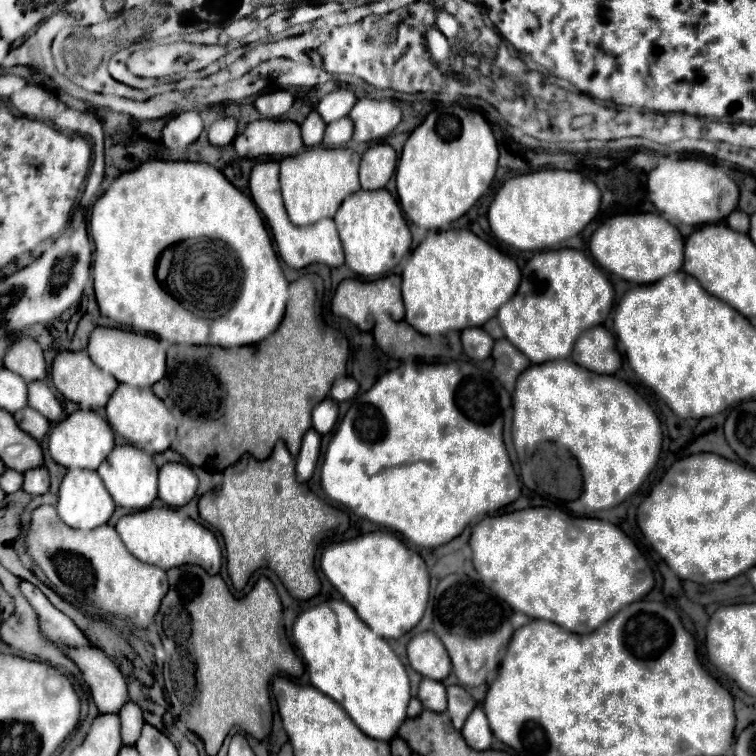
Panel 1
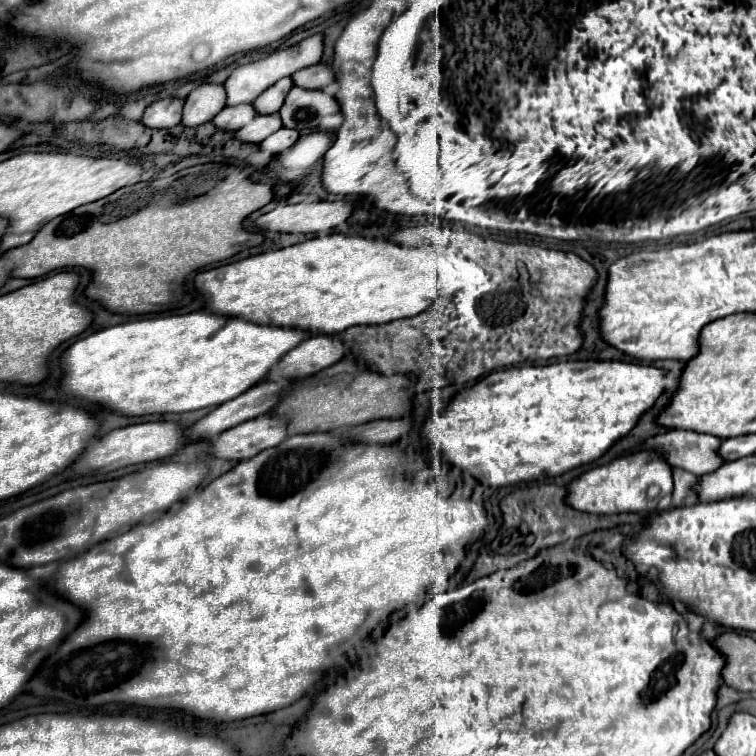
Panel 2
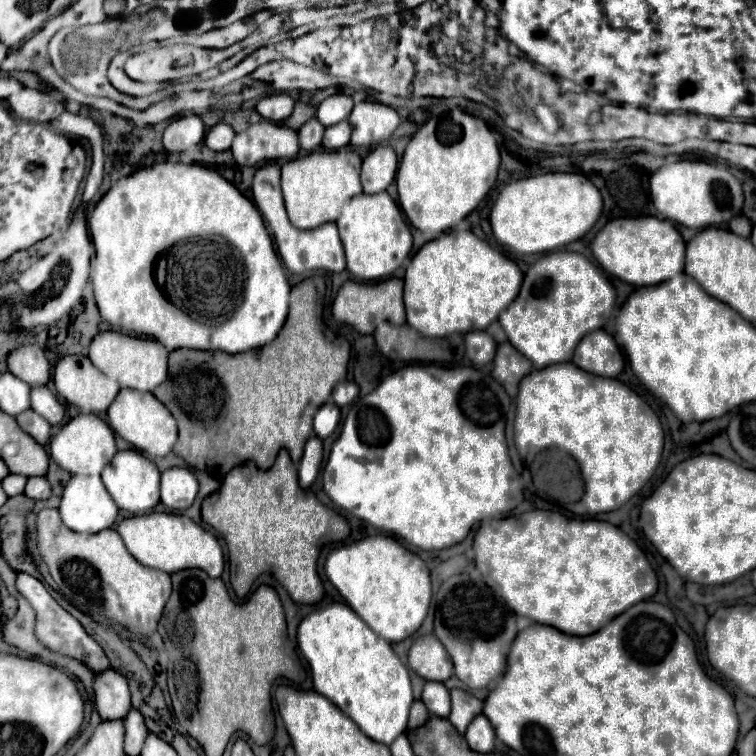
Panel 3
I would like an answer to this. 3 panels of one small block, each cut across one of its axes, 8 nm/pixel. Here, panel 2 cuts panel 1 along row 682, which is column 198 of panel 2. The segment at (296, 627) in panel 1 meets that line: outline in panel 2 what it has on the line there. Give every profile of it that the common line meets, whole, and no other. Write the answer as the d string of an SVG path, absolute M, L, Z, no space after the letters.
M204 310L182 314L182 316L152 316L142 320L124 322L112 328L92 332L90 336L76 340L70 348L62 352L60 368L60 390L74 398L82 398L102 408L122 414L122 416L148 416L148 414L168 414L168 412L190 412L208 406L220 406L266 376L266 372L302 340L310 338L310 332L260 326L240 318L216 316Z

